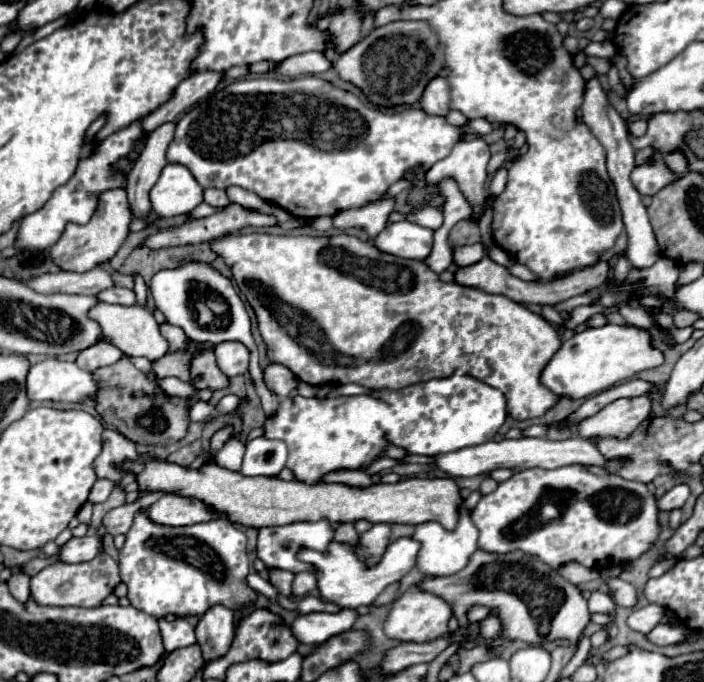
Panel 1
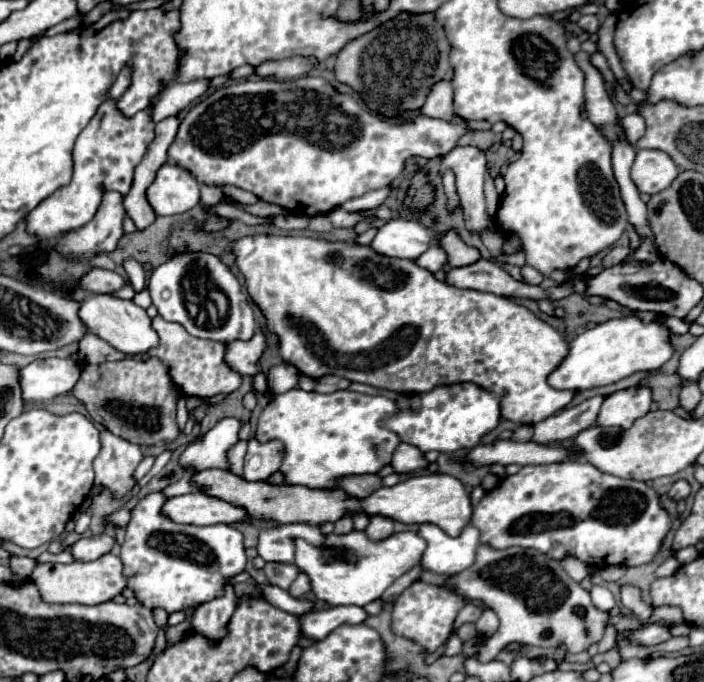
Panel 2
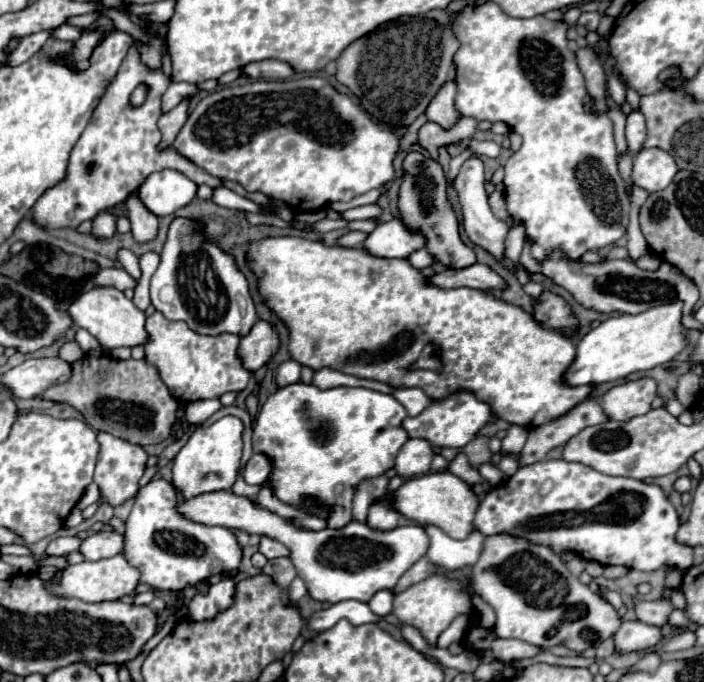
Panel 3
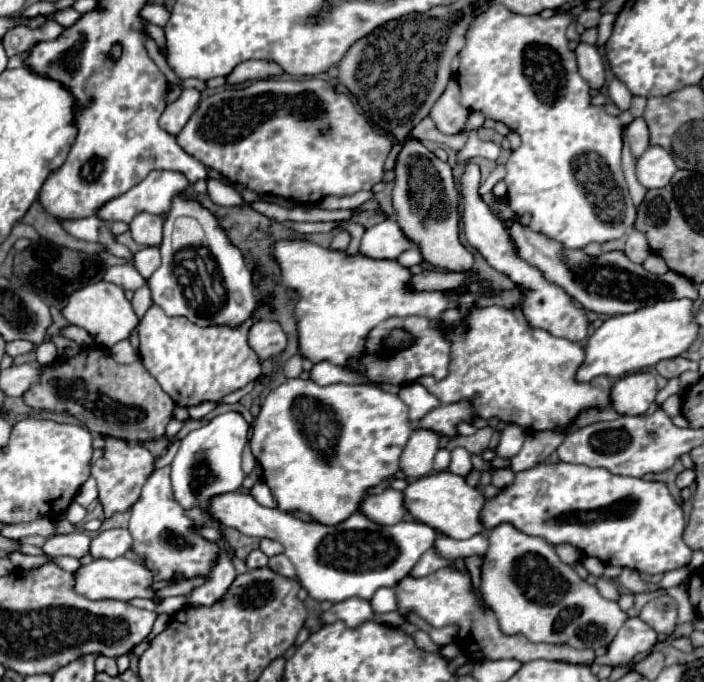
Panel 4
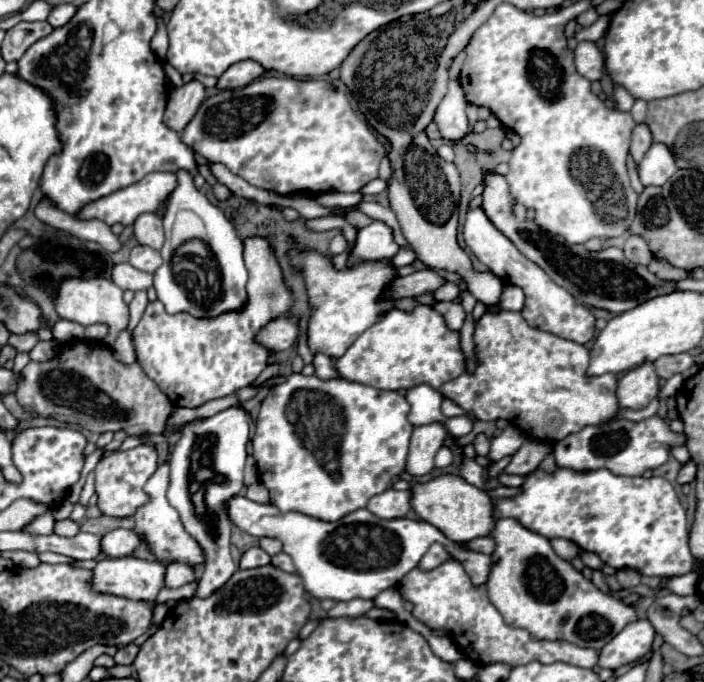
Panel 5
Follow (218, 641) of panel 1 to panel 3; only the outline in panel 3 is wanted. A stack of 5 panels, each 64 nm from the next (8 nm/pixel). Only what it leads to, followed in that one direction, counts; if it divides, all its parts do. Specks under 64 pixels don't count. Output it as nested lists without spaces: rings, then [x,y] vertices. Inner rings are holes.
[[[222,572],[224,580],[210,584],[206,594],[196,594],[188,602],[188,614],[192,620],[206,620],[216,616],[220,610],[226,610],[232,604],[234,596],[234,578],[230,572]]]

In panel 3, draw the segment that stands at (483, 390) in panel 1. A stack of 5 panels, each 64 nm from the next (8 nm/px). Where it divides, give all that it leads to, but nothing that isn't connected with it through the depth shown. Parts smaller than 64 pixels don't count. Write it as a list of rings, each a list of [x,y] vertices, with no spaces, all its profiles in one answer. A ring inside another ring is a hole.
[[[458,392],[446,400],[434,400],[422,414],[416,418],[406,418],[402,426],[408,430],[408,436],[412,438],[426,438],[432,442],[432,446],[450,446],[450,448],[464,448],[478,432],[480,428],[492,418],[492,410],[486,402],[480,402],[470,392]]]

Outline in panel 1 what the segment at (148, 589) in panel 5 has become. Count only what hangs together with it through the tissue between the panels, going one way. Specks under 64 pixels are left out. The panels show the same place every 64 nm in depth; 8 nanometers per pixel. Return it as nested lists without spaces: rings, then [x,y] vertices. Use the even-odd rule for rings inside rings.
[[[100,552],[94,560],[82,564],[66,564],[54,562],[42,568],[30,580],[30,592],[40,606],[100,606],[114,588],[120,584],[118,562],[110,558],[106,552]]]

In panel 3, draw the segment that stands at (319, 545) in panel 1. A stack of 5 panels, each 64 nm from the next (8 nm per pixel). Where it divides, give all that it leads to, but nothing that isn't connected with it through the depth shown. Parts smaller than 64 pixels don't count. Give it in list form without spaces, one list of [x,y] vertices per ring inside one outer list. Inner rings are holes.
[[[262,536],[260,538],[260,552],[272,560],[272,558],[278,558],[278,556],[288,556],[288,548],[284,544],[280,544],[278,540],[272,540],[268,536]]]

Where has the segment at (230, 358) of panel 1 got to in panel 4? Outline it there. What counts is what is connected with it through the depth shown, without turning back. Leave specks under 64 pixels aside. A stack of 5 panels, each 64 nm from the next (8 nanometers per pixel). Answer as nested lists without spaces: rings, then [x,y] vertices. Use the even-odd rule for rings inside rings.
[[[262,318],[260,322],[256,322],[252,326],[250,336],[248,336],[248,344],[256,350],[260,360],[266,360],[274,354],[284,352],[286,344],[288,344],[288,336],[276,320]]]

